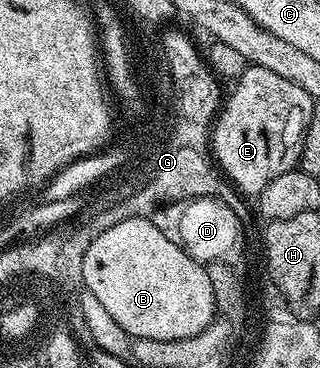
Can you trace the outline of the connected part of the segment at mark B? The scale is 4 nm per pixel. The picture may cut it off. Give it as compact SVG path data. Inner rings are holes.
M151 218L120 221L106 229L82 257L84 286L136 338L178 341L206 329L216 312L214 289L205 264L192 258L173 236L152 224Z

